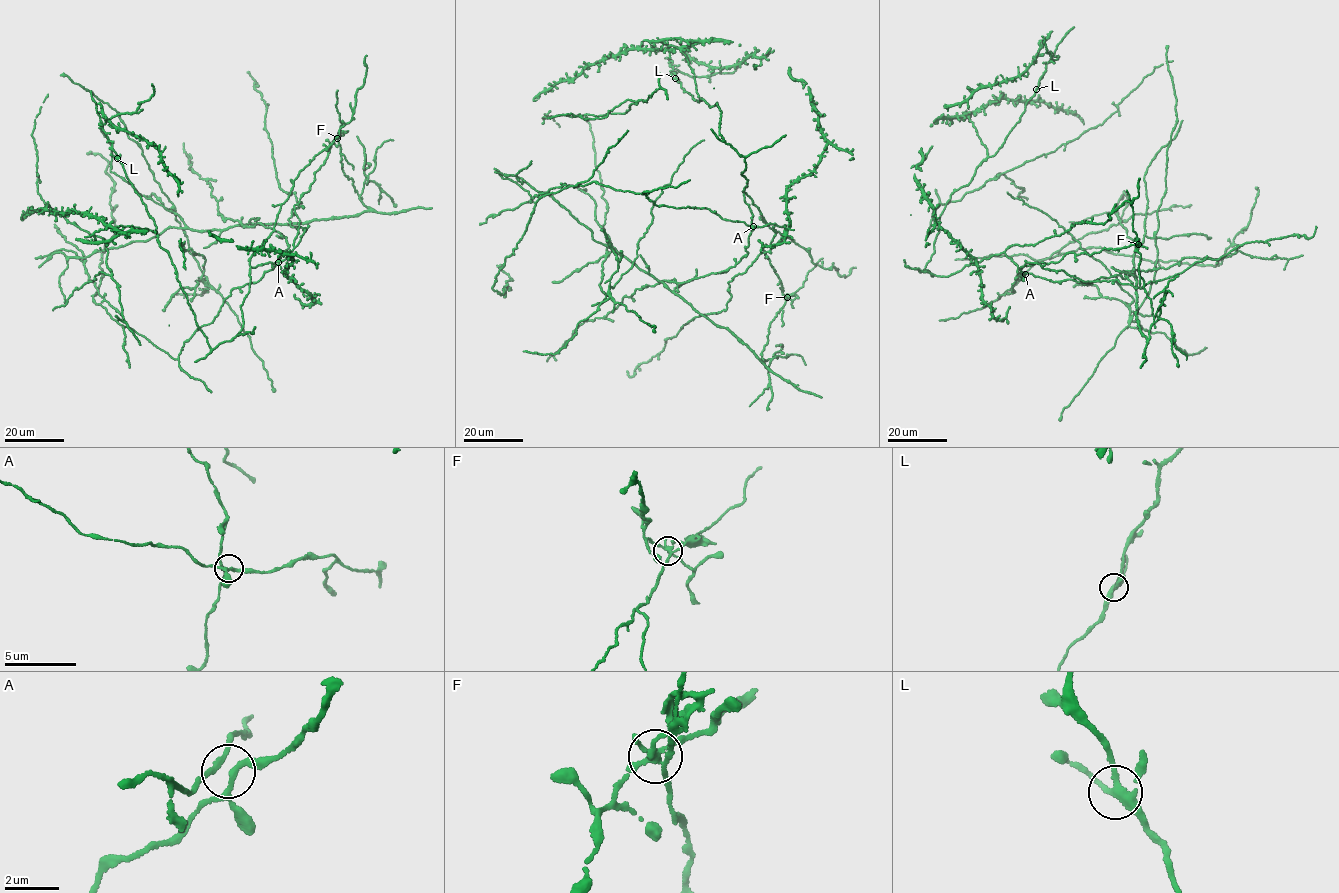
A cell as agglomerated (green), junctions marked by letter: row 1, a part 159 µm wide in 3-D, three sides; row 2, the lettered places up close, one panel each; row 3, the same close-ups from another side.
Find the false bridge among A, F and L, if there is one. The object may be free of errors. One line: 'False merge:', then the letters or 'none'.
False merge: F

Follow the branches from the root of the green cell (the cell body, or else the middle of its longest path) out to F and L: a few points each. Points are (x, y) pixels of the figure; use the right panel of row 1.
F: (1022, 266), (1058, 262), (1071, 252), (1091, 255), (1104, 248), (1116, 249), (1138, 244)
L: (1022, 266), (1025, 274), (1002, 252), (946, 276), (924, 269), (950, 195), (995, 154), (1036, 89)

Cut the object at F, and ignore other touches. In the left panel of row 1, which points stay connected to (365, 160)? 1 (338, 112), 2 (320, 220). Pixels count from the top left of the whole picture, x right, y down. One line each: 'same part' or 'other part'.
1: same part
2: same part

